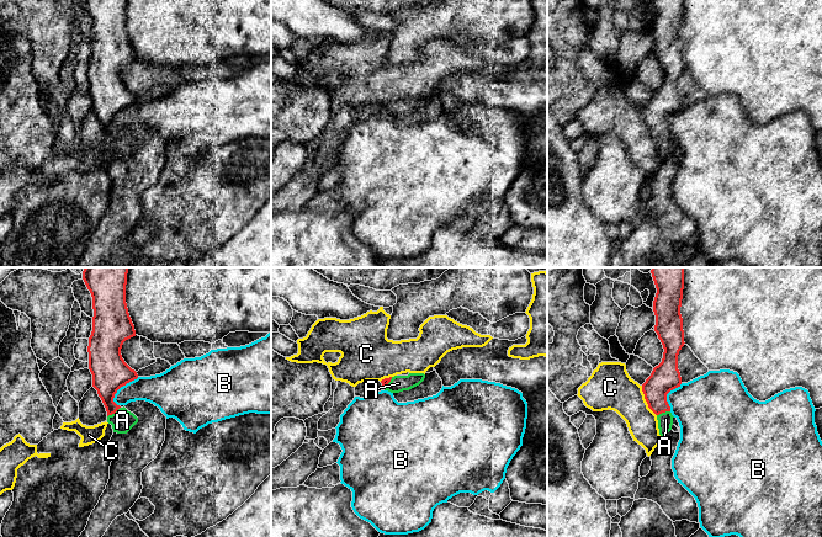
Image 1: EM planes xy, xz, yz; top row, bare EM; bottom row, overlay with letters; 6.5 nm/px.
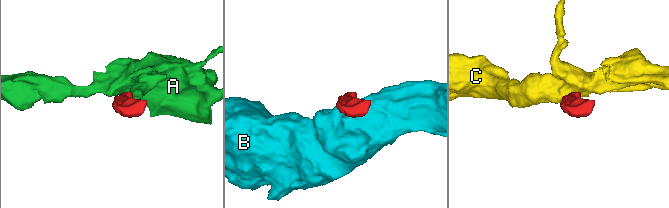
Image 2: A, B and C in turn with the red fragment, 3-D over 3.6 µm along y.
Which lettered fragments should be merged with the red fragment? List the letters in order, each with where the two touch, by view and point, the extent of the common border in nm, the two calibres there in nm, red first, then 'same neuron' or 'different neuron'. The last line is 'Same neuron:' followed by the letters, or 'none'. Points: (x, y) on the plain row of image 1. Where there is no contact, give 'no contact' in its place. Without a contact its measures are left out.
A: meets red in xy at (113, 137); contact 110 nm long; 220 nm thick on the red side, 150 nm on the other; same neuron
B: meets red in xy at (120, 111); contact 240 nm long; 240 nm thick on the red side, 200 nm on the other; different neuron
C: meets red in yz at (646, 125); contact 220 nm long; 190 nm thick on the red side, 280 nm on the other; different neuron
Same neuron: A

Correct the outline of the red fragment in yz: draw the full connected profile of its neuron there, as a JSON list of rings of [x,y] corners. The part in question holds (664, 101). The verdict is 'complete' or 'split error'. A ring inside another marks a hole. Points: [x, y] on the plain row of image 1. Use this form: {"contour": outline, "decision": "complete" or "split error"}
{"contour": [[[684,0],[652,1],[657,12],[653,25],[654,55],[664,76],[662,86],[653,92],[642,108],[642,116],[648,132],[657,139],[659,159],[664,161],[672,154],[674,142],[667,126],[667,118],[682,108],[678,79],[685,68],[680,38]]], "decision": "split error"}

